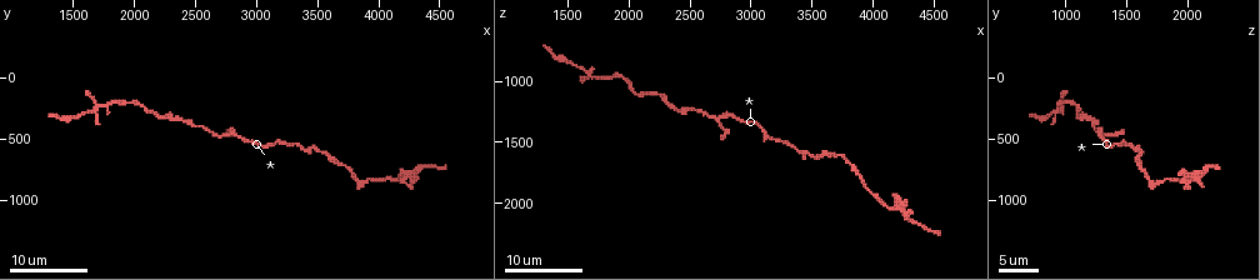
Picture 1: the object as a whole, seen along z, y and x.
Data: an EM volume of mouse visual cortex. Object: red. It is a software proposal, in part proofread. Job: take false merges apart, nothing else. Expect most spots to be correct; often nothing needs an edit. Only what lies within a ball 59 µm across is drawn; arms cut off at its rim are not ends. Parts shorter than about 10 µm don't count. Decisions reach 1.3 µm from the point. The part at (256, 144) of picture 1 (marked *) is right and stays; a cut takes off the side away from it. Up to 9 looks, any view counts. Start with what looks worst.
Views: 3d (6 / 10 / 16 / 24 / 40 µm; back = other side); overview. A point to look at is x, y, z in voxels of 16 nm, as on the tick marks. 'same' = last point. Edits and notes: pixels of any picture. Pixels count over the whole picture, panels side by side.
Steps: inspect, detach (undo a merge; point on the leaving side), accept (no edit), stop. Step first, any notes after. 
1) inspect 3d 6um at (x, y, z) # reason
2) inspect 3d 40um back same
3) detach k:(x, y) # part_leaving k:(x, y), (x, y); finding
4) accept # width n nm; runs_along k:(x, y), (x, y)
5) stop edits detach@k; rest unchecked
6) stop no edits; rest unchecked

inspect 3d 24um at (2720, 480, 1300) # three arms meet

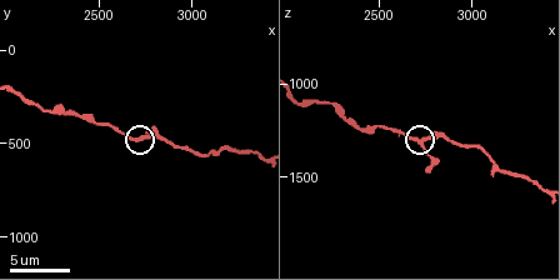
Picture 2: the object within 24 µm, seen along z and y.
inspect 3d 10um at (2720, 480, 1300)

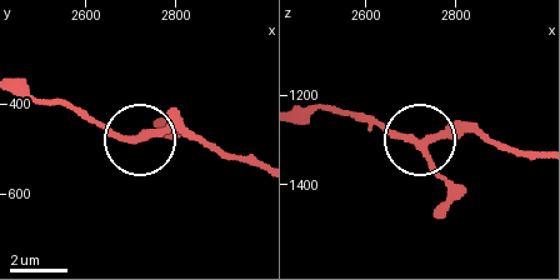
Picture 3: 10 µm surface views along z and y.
accept # runs_along 3:(256, 166), (170, 130), (120, 138), (79, 111); continuous, no second neuron

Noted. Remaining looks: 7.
inspect 3d 24um at (4240, 760, 2080) # three arms meet

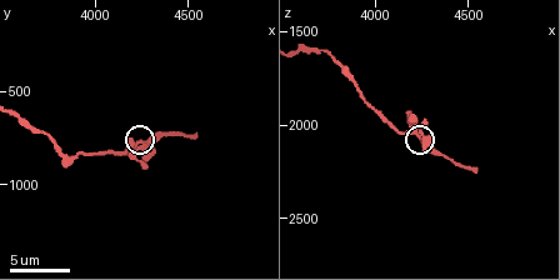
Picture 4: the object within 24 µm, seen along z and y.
inspect 3d 6um at (4240, 760, 2060)

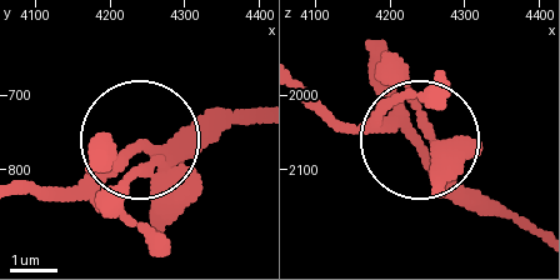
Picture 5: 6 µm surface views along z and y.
accept # arms 3; one neuron here

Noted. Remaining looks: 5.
inspect 3d 24um at (1660, 260, 920) # two arms in line, one across

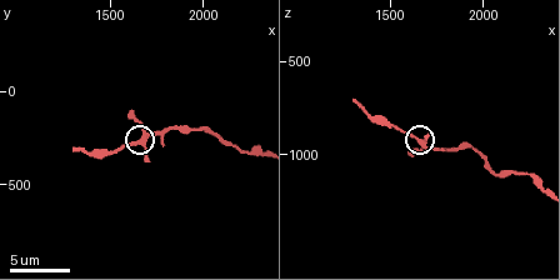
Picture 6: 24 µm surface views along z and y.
inspect 3d 6um at (1640, 280, 920)

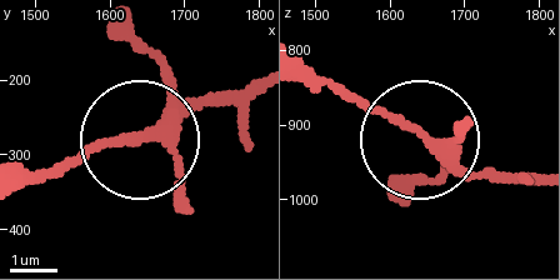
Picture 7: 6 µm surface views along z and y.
inspect 3d 6um back at (1635, 280, 915) # other side

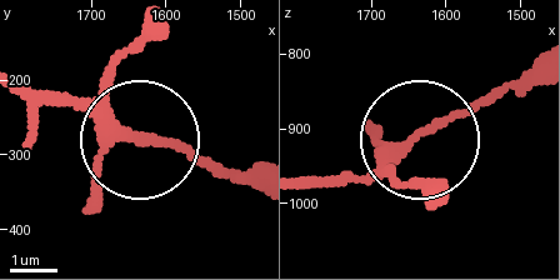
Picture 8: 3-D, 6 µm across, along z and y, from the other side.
accept # runs_along 8:(31, 86), (91, 99), (139, 139), (186, 146), (219, 174); continuous, no second neuron

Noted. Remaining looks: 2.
inspect 3d 6um at (1960, 220, 980) # a narrow waist

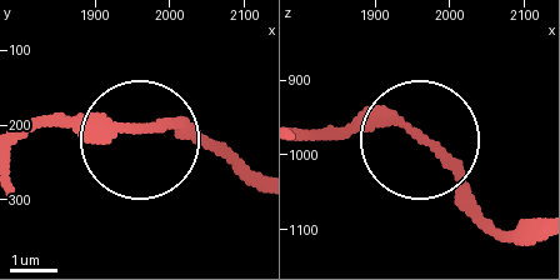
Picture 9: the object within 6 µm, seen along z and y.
inspect 3d 6um back at (1960, 205, 975) # from behind

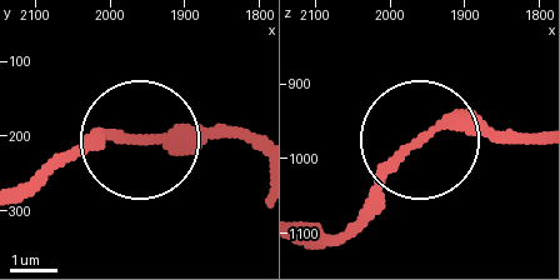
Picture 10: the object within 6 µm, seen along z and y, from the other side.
accept # width 220 nm; runs_along 10:(303, 239), (351, 226), (434, 135), (530, 131); one neuron here

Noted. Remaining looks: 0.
stop no edits; rest unchecked

